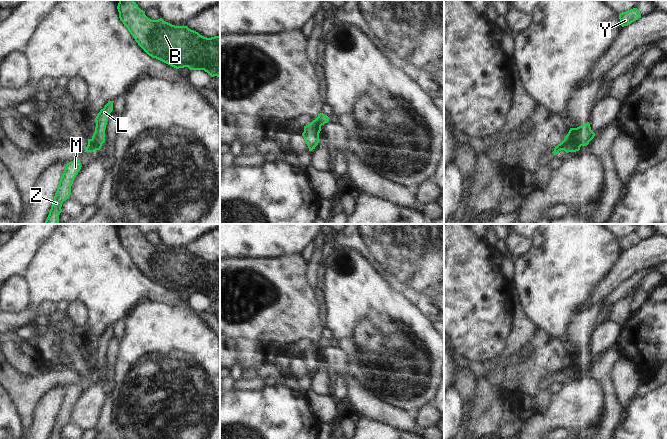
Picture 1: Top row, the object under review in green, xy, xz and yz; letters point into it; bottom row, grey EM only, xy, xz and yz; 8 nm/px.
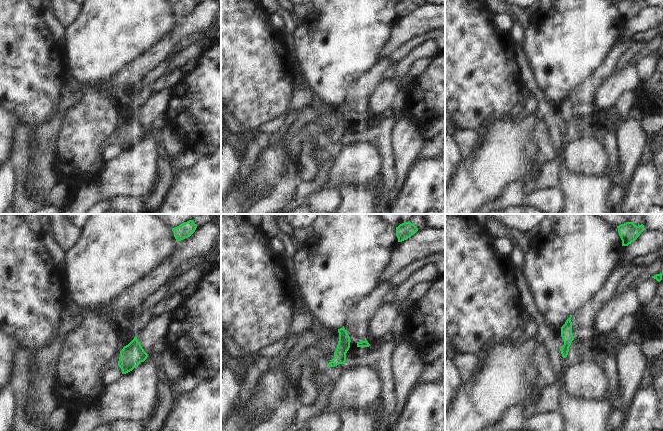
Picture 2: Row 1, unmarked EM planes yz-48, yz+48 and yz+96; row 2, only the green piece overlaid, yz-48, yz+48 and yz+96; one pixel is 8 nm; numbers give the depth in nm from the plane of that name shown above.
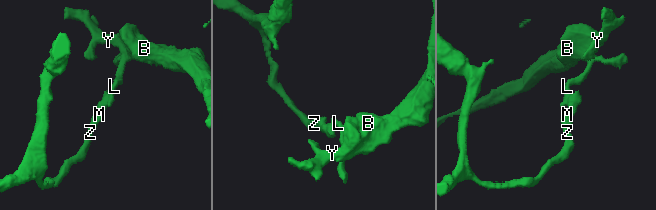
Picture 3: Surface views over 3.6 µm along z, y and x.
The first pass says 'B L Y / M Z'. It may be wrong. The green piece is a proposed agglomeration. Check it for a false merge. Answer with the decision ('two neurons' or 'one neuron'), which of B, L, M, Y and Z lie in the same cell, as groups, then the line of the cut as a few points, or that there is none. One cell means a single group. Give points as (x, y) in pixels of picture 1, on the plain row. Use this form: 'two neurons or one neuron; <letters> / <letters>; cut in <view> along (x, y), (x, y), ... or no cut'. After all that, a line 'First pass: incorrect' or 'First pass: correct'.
two neurons; B L Y / M Z; cut in yz along (567, 359), (564, 374)
First pass: correct

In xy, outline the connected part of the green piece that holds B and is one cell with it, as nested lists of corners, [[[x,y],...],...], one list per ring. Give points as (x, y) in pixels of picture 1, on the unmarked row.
[[[119,224],[117,233],[120,244],[149,280],[176,293],[188,291],[190,294],[204,294],[211,301],[220,303],[220,260],[207,262],[187,250],[175,250],[162,242],[151,244],[134,224]]]

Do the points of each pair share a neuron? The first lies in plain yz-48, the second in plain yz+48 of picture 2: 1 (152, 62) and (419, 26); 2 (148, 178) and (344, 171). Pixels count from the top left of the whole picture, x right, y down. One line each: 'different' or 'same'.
1: same
2: same

